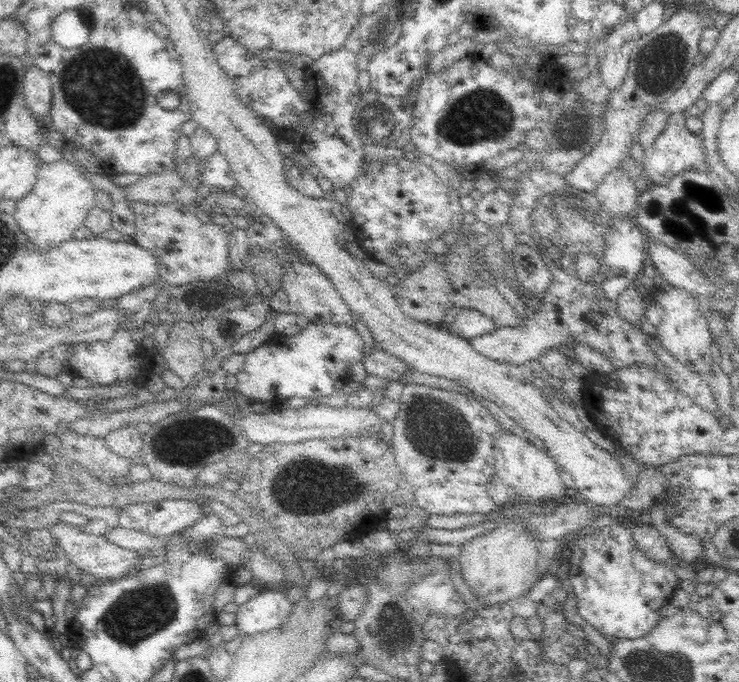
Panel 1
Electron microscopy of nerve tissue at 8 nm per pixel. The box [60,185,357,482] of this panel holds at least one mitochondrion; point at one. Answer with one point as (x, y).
(194, 441)

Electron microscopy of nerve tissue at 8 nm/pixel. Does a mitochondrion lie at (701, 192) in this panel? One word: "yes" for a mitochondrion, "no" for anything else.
yes

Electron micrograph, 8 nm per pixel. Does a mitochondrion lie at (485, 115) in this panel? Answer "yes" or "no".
yes

